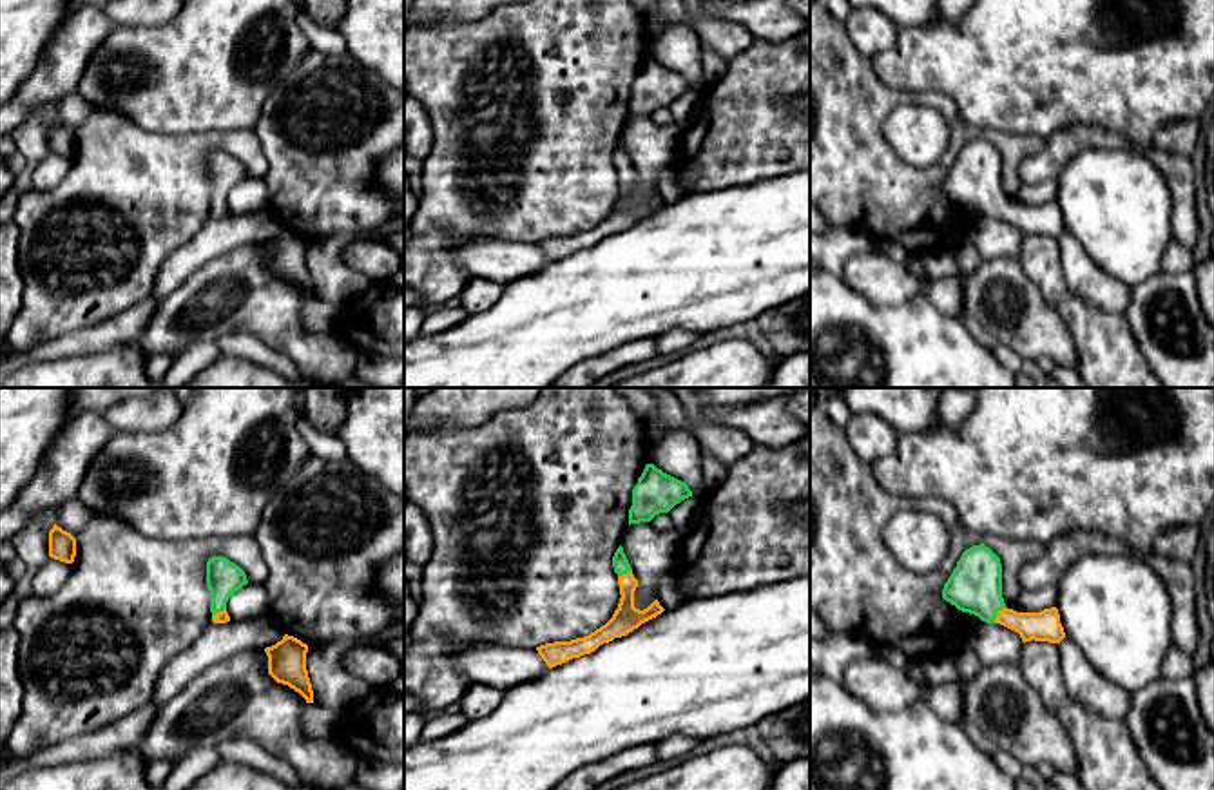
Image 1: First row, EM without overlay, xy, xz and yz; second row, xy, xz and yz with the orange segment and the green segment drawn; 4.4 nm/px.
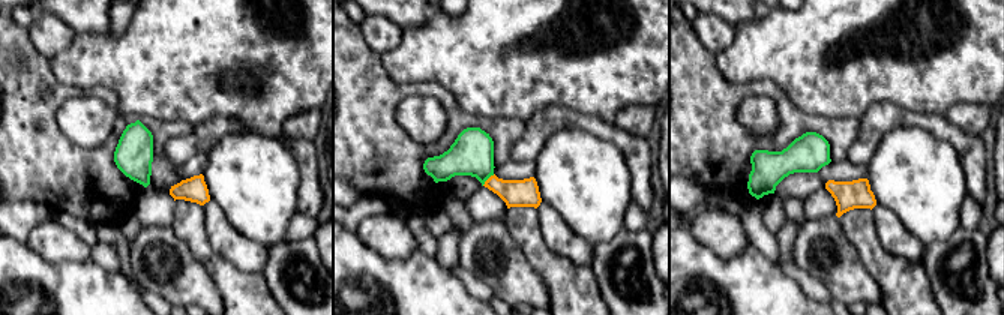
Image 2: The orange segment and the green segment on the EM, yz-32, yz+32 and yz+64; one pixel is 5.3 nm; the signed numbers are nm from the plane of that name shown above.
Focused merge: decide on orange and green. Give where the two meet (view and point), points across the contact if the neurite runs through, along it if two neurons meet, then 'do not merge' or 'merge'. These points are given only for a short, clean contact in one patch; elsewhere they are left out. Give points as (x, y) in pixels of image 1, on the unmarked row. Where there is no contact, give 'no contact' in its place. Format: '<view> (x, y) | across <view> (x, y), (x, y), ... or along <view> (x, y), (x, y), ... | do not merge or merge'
yz (997, 207) | across yz (1044, 220), (1028, 220), (997, 207), (975, 180) | merge

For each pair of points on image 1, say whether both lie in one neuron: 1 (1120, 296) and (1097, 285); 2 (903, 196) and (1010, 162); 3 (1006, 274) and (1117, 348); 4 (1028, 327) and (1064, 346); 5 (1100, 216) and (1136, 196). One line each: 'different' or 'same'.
1: same
2: same
3: different
4: same
5: same

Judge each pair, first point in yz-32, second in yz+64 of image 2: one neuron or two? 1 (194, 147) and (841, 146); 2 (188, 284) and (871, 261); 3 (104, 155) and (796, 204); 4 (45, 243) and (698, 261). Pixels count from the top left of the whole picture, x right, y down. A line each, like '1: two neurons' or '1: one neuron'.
1: two neurons
2: two neurons
3: two neurons
4: two neurons

